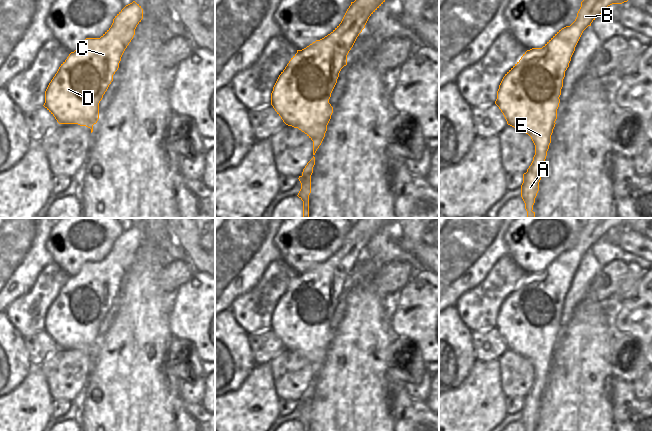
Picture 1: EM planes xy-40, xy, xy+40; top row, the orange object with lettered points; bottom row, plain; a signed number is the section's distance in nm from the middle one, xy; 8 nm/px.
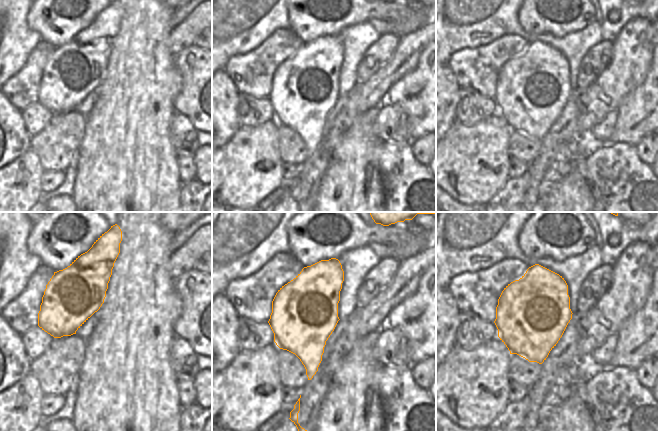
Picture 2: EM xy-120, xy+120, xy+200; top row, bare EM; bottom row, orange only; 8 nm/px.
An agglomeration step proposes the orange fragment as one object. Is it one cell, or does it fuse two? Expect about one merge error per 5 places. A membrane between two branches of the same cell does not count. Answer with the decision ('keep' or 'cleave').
cleave

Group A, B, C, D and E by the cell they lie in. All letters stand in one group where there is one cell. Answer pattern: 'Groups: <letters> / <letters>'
Groups: A / B C D E.

